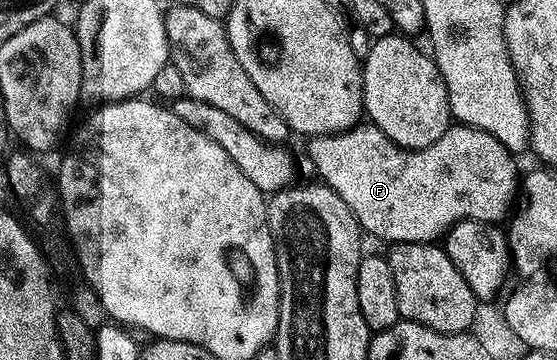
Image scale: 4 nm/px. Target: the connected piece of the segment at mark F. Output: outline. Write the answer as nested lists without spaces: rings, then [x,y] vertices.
[[[360,124],[340,134],[316,134],[308,137],[306,142],[307,158],[315,165],[322,185],[333,188],[333,192],[349,204],[349,212],[353,212],[359,221],[359,229],[364,235],[372,234],[386,244],[435,242],[446,235],[454,222],[466,218],[502,223],[508,217],[521,186],[521,170],[511,159],[514,158],[512,151],[507,150],[497,136],[489,136],[489,132],[481,132],[472,126],[452,125],[441,140],[420,150],[398,146],[381,132],[381,128],[370,124]]]

